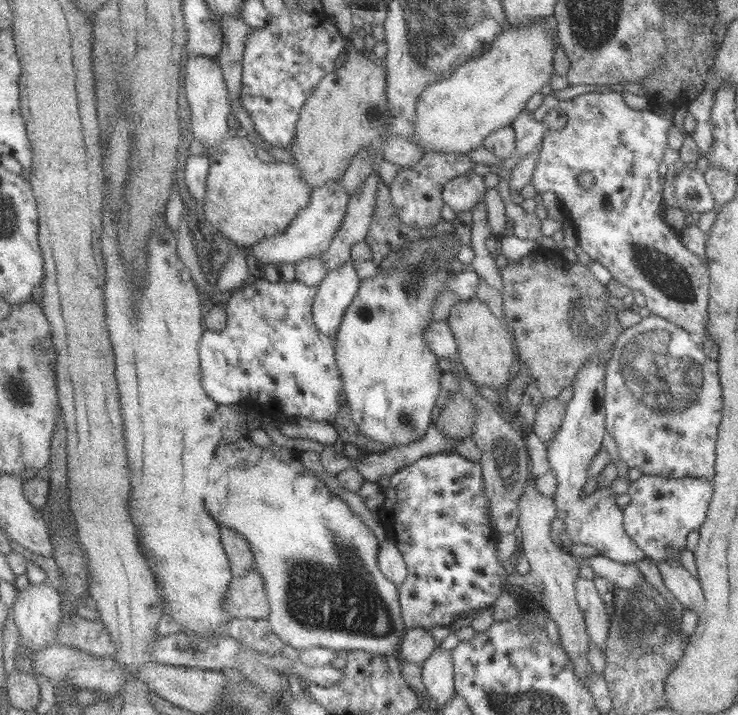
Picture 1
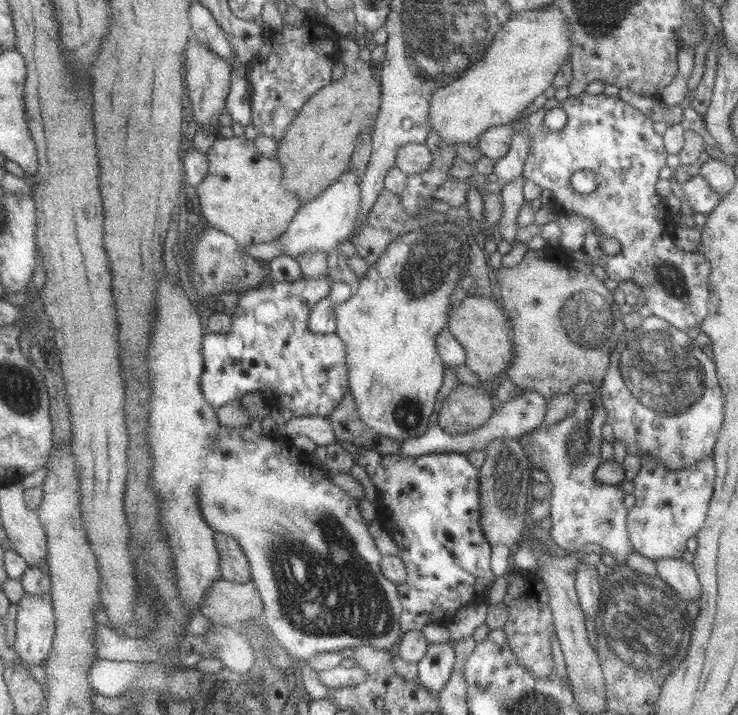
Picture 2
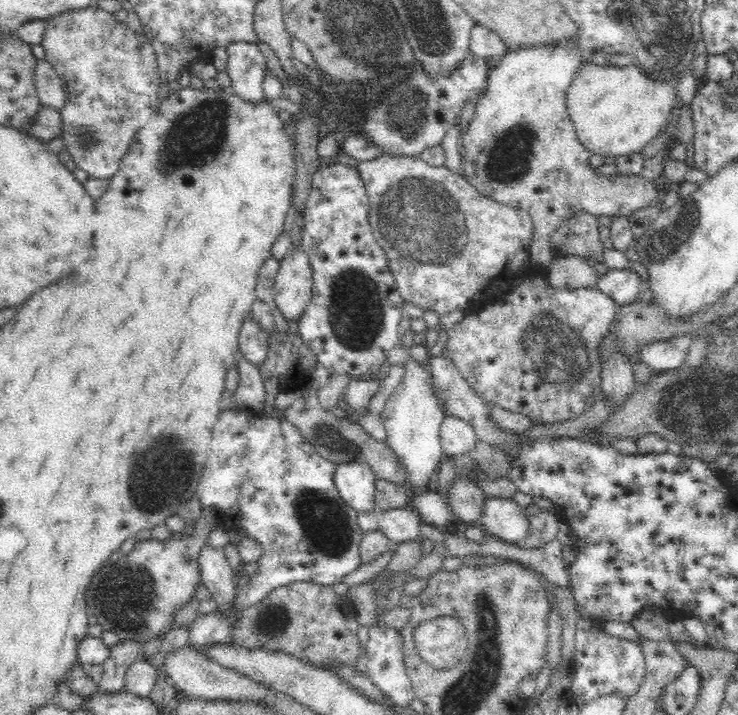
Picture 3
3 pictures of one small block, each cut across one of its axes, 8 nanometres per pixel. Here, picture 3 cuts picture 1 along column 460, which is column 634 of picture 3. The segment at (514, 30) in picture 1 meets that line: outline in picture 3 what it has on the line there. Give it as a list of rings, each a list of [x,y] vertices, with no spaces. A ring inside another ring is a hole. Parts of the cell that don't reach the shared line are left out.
[[[583,62],[573,74],[565,96],[565,107],[568,118],[575,128],[576,138],[580,146],[596,156],[626,156],[642,151],[665,125],[667,119],[677,109],[676,89],[674,84],[652,79],[638,67],[630,66],[604,67],[594,63]]]

